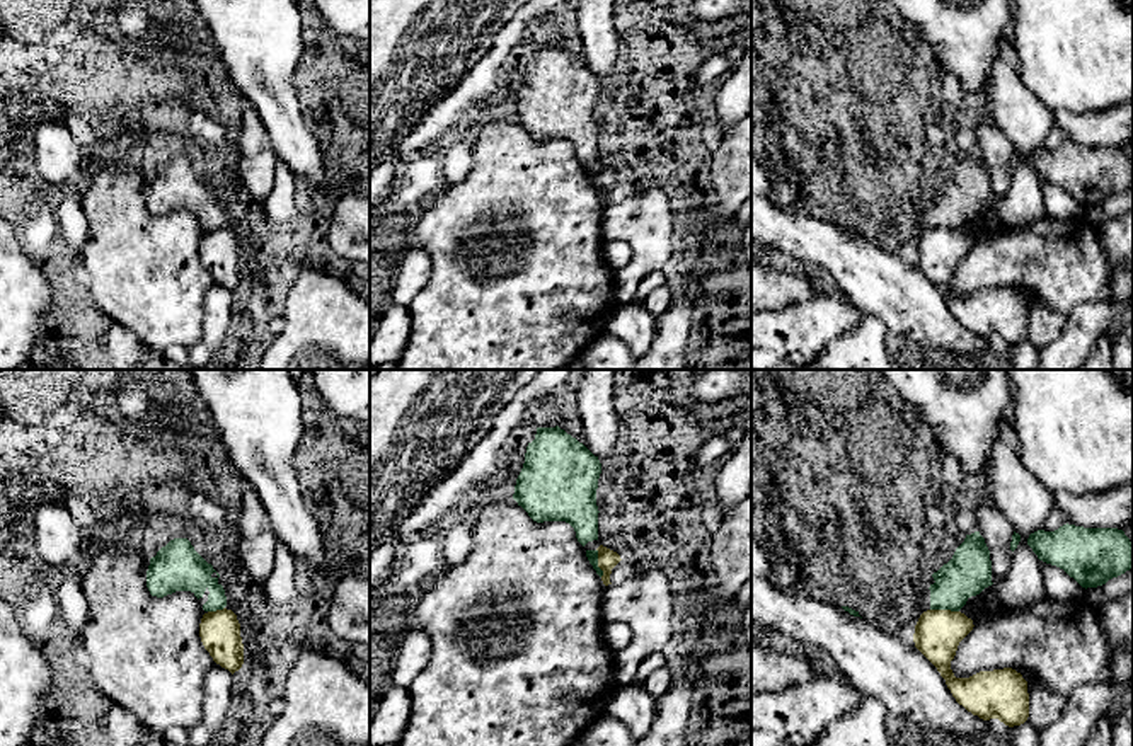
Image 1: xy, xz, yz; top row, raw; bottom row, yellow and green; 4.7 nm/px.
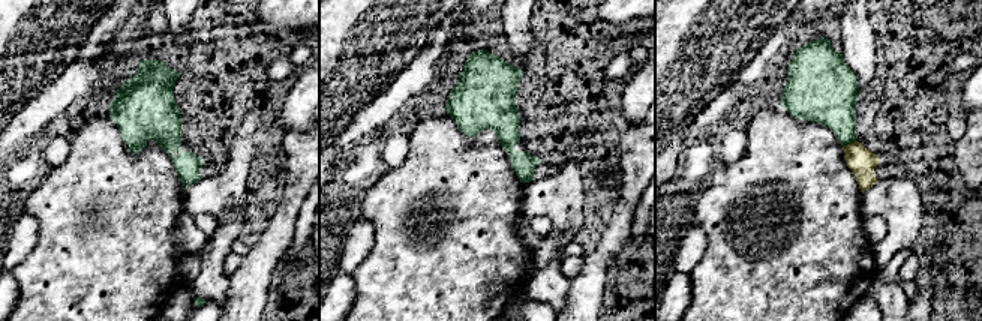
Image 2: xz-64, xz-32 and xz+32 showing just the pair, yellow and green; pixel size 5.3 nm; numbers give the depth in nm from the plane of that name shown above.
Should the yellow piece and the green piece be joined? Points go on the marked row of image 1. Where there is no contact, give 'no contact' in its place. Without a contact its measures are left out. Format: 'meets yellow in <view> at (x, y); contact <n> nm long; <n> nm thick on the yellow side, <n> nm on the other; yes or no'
meets yellow in yz at (944, 610); contact 140 nm long; 220 nm thick on the yellow side, 220 nm on the other; no

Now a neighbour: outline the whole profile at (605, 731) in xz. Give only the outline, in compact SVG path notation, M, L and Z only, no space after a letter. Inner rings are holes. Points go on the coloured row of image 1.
M603 714L583 734L583 746L632 746L632 731L618 719Z

